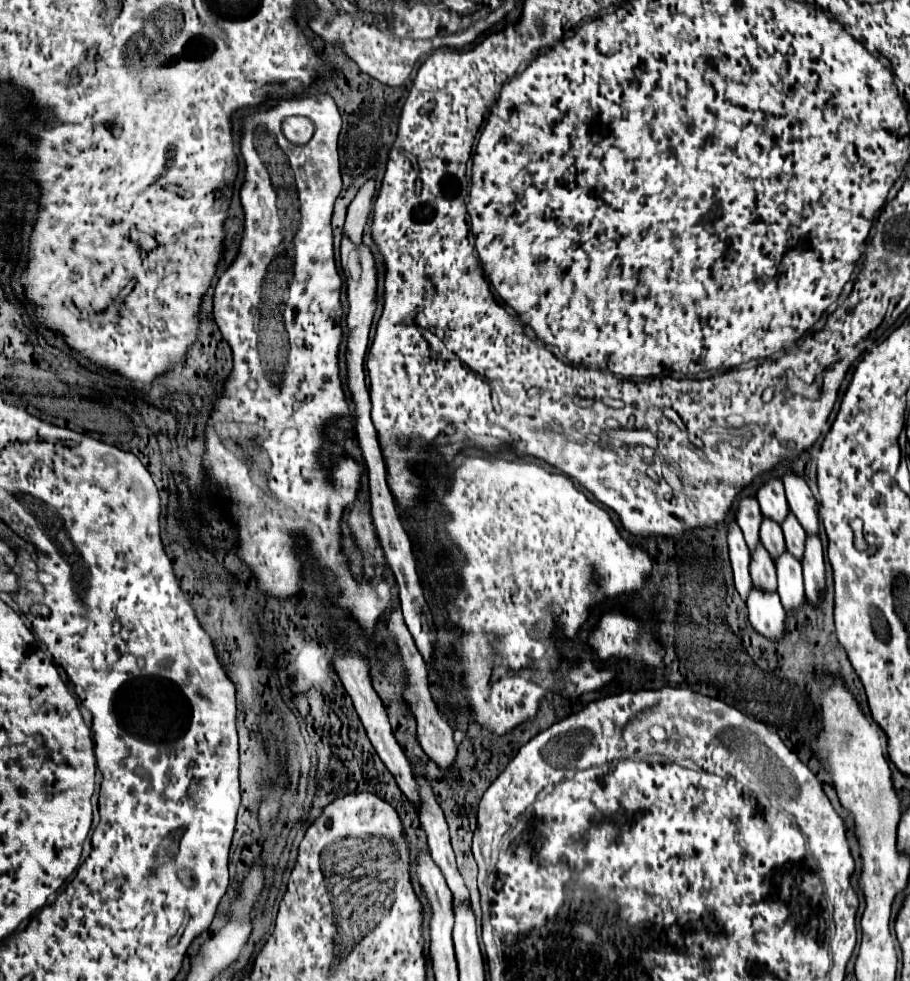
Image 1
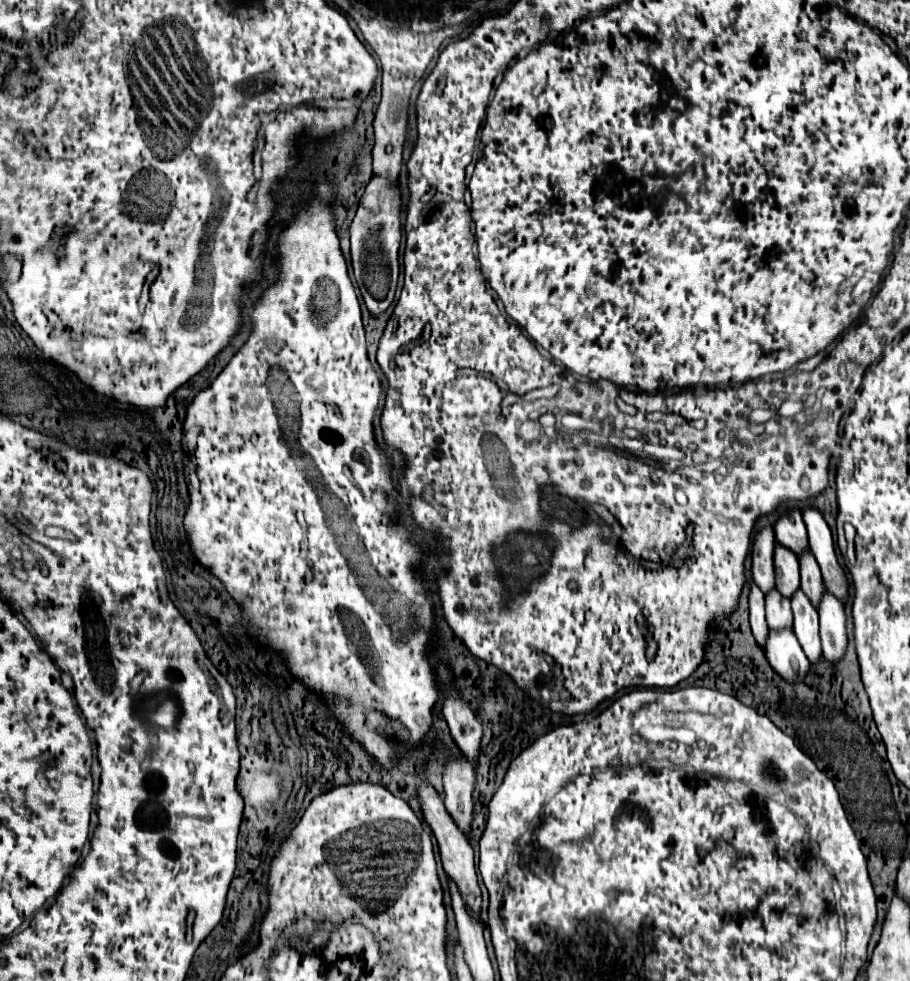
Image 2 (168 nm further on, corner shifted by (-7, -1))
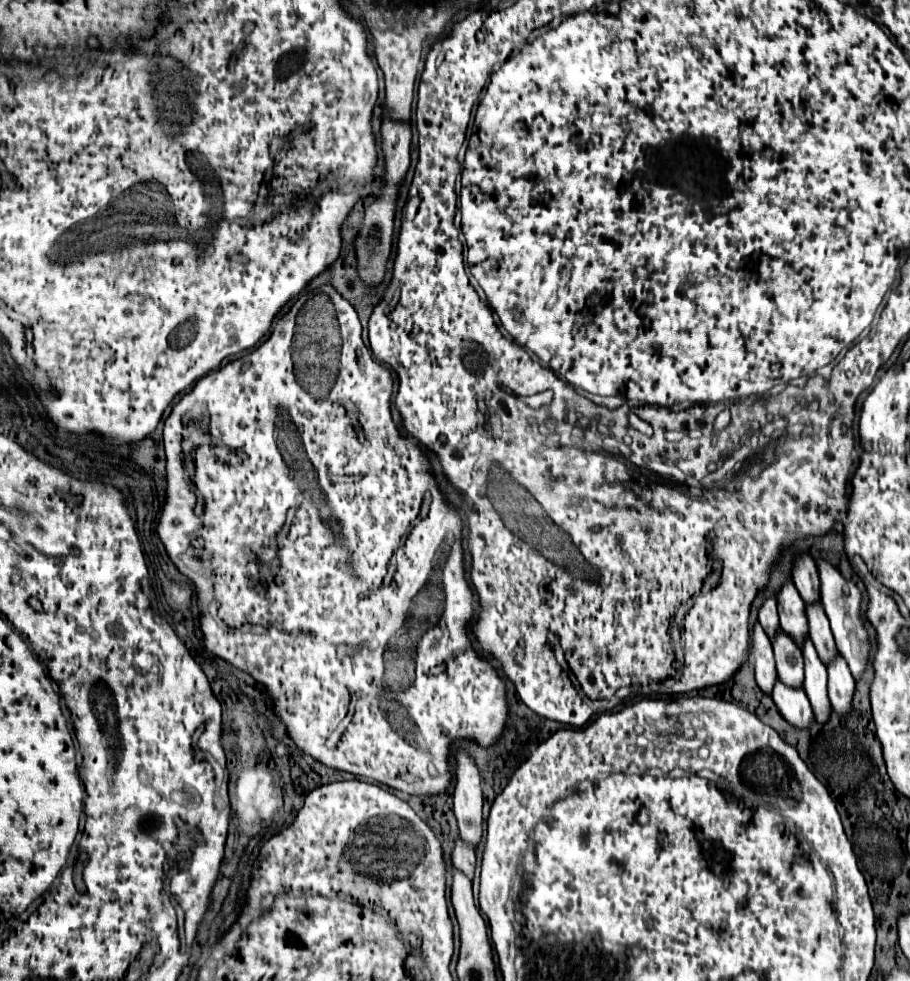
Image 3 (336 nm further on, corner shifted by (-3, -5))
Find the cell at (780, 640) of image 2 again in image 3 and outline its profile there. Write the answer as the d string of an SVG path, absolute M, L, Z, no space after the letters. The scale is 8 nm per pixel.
M776 680L774 690L772 690L772 700L778 706L780 714L794 726L808 726L808 722L812 722L812 718L814 718L812 706L810 706L808 696L802 686L792 688L792 686L786 686L780 680Z

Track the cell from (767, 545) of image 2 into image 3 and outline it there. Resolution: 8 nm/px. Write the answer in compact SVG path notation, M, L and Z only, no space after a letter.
M768 596L760 610L758 610L758 620L764 628L764 632L772 638L772 634L776 632L776 626L778 626L778 612L776 612L776 598L774 596Z

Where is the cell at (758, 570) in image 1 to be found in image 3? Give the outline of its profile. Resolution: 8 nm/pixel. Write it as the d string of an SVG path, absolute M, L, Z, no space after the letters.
M782 628L776 630L772 648L774 648L774 656L776 656L778 678L782 682L788 682L788 686L800 686L804 680L802 650L796 646L796 642Z

